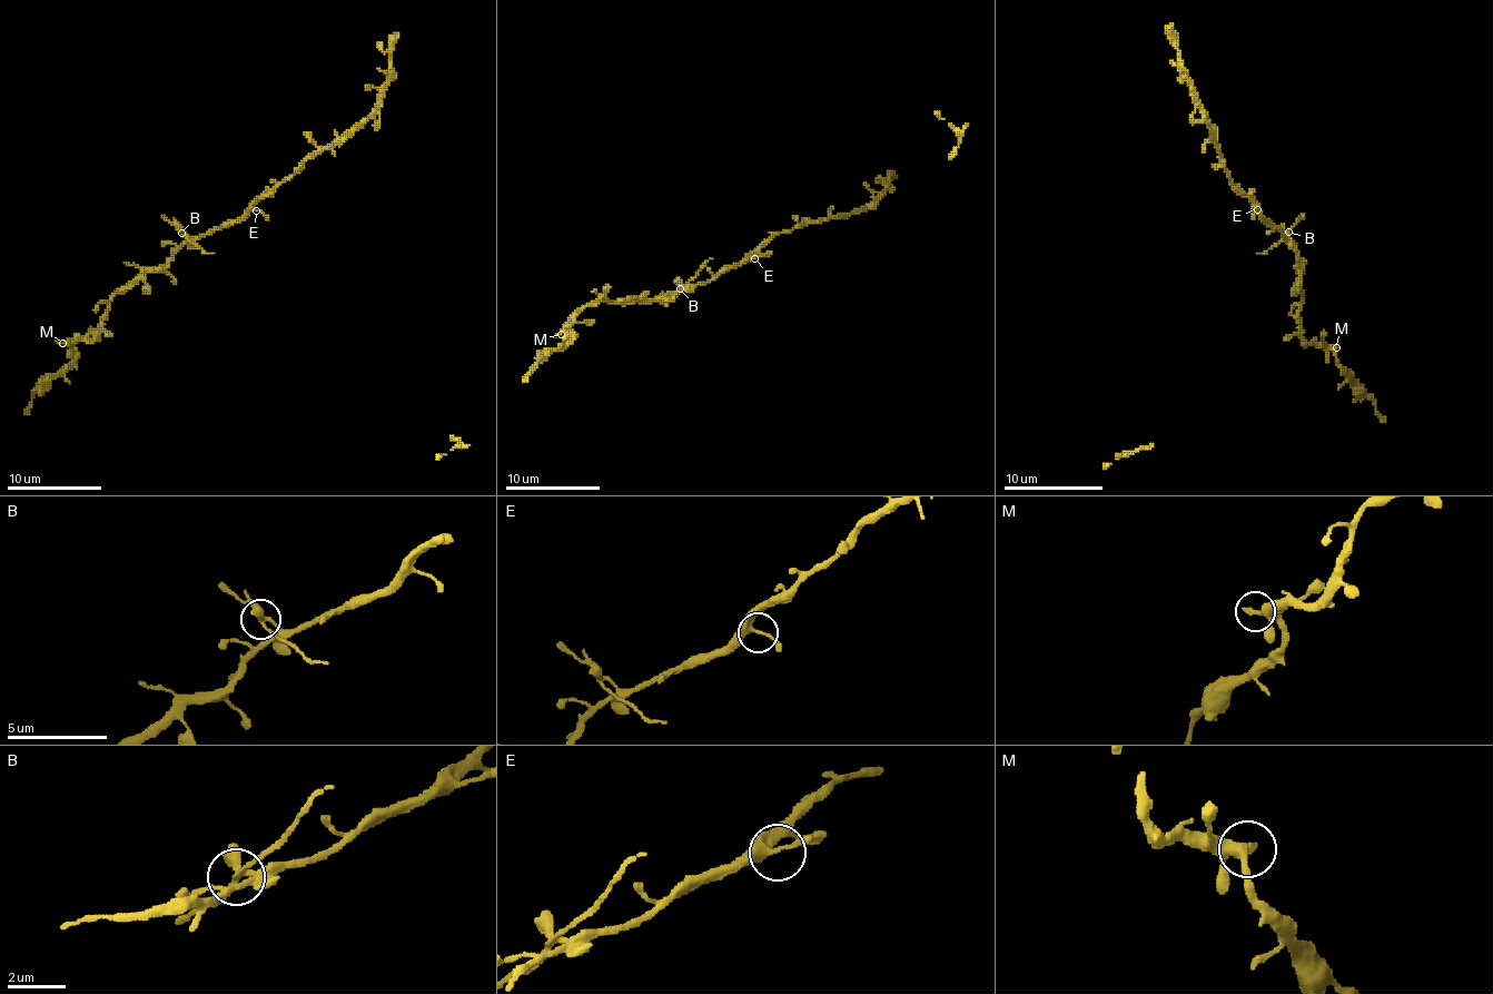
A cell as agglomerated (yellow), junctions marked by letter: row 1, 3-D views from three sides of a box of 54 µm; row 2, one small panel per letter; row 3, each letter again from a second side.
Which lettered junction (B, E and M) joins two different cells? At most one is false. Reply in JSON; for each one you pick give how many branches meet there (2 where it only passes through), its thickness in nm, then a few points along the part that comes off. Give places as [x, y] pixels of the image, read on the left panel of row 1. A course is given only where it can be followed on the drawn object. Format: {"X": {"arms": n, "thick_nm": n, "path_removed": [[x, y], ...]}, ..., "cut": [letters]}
{"B": {"arms": 3, "thick_nm": 280, "path_removed": [[180, 232], [203, 251], [214, 253]]}, "cut": ["B"]}

